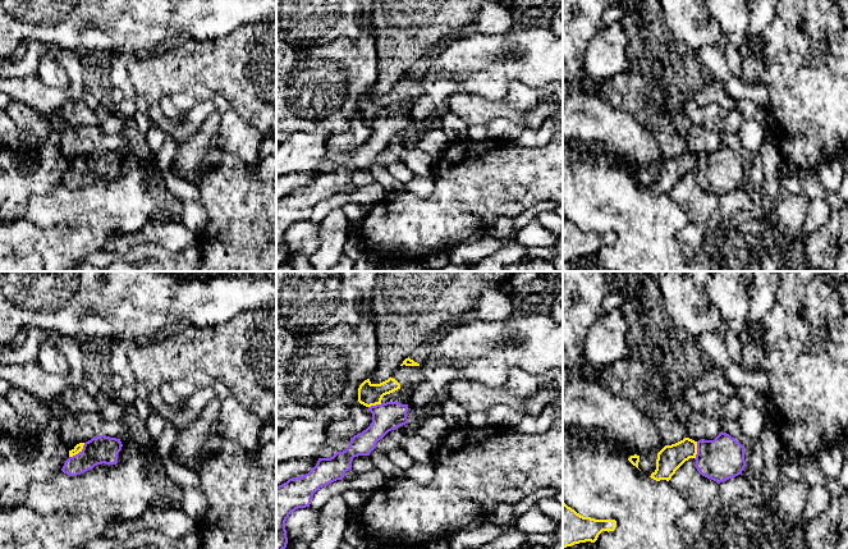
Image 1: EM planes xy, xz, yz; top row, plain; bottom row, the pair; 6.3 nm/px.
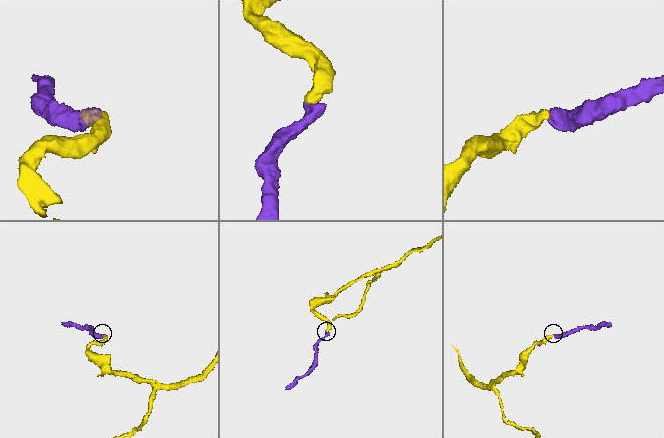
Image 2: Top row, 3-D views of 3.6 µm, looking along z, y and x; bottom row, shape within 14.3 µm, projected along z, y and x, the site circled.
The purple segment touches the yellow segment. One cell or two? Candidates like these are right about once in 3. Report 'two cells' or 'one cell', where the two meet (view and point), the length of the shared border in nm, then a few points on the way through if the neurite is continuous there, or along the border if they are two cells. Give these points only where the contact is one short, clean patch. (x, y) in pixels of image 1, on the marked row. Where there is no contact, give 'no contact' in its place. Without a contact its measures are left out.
one cell; meets purple in xy at (79, 452); contact 140 nm long; runs through xy (101, 449), (79, 452), (78, 448)

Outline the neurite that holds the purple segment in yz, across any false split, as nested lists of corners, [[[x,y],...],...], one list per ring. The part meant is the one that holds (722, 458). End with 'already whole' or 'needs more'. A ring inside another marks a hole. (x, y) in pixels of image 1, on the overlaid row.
[[[721,431],[714,440],[701,439],[695,442],[689,438],[684,438],[675,444],[665,445],[657,453],[656,470],[650,477],[656,481],[669,481],[675,471],[689,458],[696,459],[696,468],[702,476],[711,479],[718,484],[741,475],[746,467],[744,447],[729,434]]] | needs more

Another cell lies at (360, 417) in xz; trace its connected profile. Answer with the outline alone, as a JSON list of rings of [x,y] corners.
[[[358,401],[352,406],[350,413],[343,418],[336,420],[326,426],[326,438],[331,439],[350,439],[354,435],[366,430],[372,422],[372,413],[368,407],[361,404]]]

